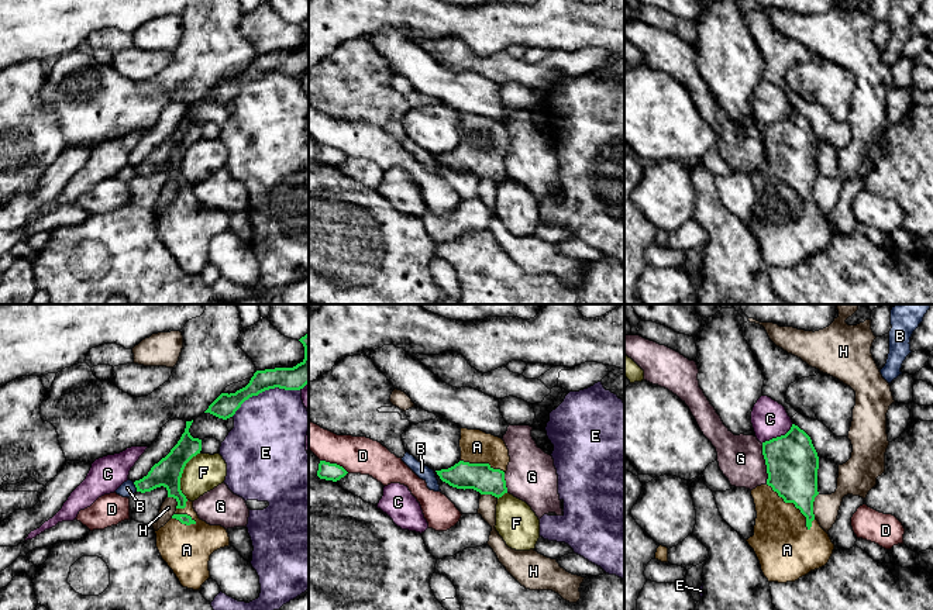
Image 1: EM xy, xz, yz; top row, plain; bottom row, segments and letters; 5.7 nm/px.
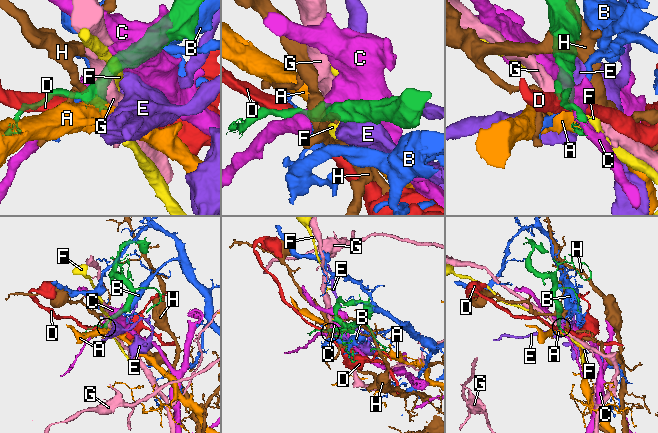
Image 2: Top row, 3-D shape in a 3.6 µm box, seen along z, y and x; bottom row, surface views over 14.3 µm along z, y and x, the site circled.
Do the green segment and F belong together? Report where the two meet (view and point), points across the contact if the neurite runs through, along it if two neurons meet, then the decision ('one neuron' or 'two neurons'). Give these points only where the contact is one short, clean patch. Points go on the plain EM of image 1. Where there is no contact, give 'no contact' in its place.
contact xy (181, 159); two neurons

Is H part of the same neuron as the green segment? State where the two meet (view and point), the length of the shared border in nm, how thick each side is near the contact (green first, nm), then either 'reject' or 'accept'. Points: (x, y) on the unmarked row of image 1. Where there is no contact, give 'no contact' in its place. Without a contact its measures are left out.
yz (812, 190) | 150 nm | 280/150 nm | reject

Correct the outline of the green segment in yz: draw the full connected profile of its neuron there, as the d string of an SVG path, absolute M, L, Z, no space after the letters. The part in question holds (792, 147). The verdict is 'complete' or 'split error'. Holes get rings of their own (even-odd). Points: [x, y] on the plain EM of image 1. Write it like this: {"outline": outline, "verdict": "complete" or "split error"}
{"outline": "M792 108L781 121L762 127L768 163L751 175L757 203L754 220L746 224L754 234L768 266L795 266L810 255L824 251L834 234L829 218L813 199L817 176L819 141L810 121Z", "verdict": "split error"}

